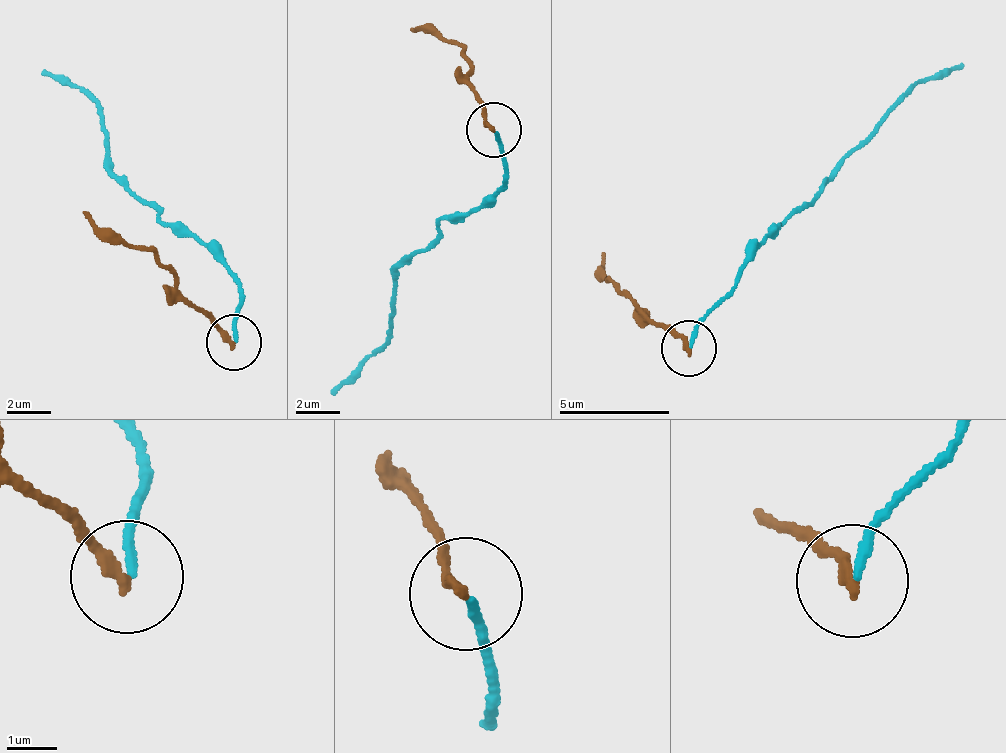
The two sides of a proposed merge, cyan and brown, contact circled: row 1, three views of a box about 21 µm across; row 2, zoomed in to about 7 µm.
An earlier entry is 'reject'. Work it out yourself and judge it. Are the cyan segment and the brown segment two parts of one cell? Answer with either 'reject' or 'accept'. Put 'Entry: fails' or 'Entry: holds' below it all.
reject
Entry: holds

